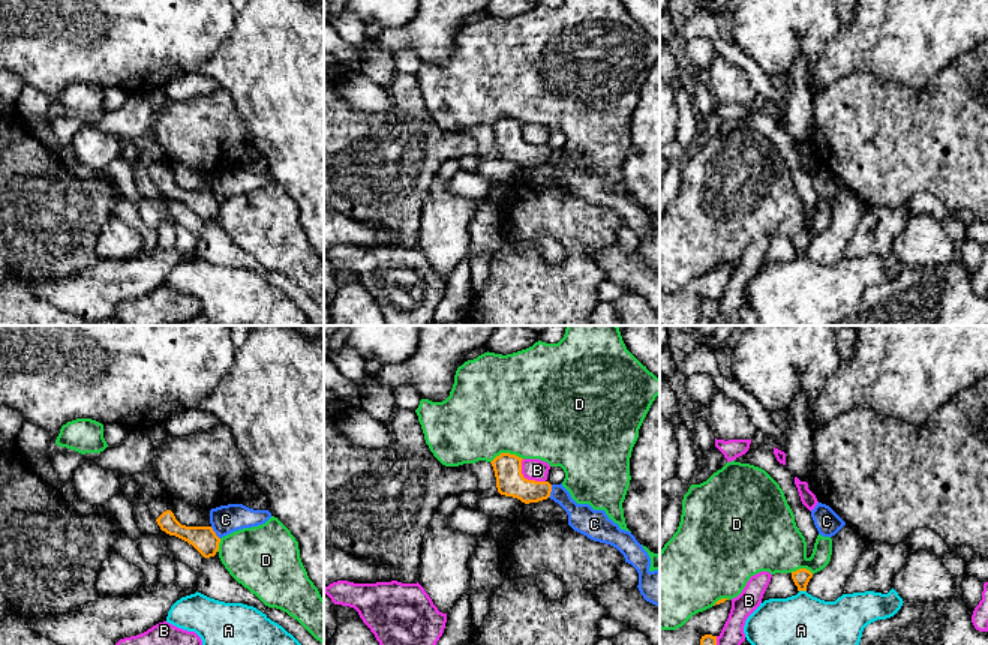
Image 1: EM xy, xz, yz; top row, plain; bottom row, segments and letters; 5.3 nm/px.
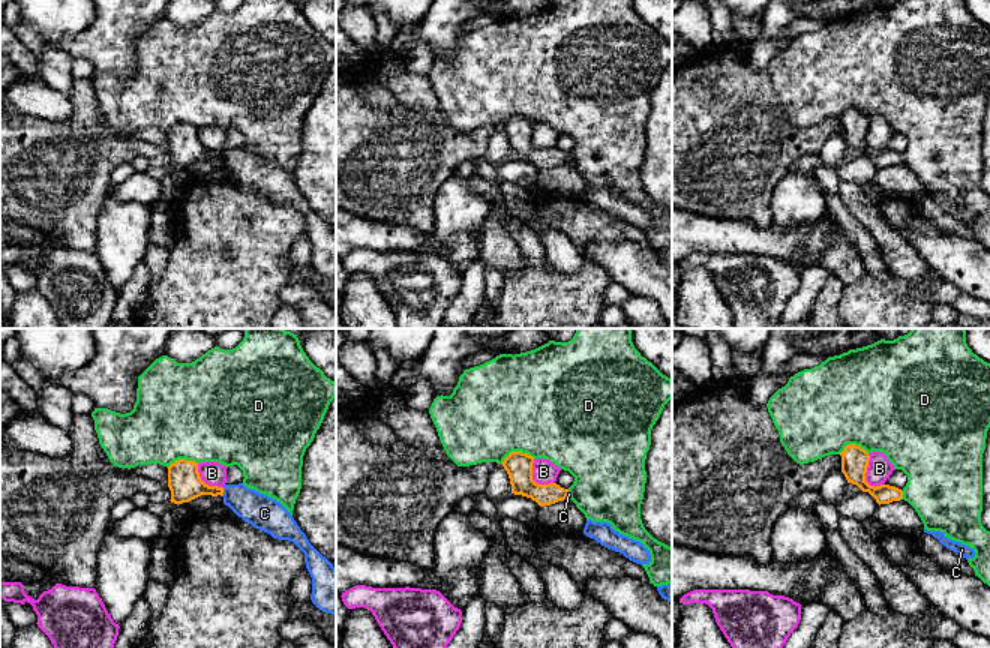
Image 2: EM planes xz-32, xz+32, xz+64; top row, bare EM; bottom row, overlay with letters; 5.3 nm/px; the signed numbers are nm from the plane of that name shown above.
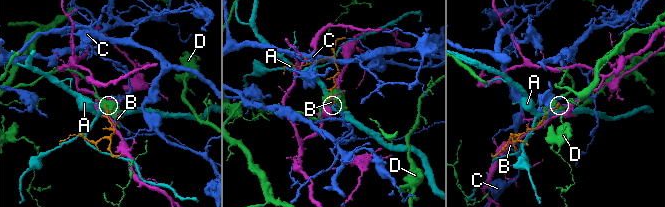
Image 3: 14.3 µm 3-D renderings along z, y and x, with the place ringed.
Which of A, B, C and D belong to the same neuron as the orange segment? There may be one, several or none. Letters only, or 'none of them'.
none of them

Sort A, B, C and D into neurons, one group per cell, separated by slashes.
A / B / C / D

